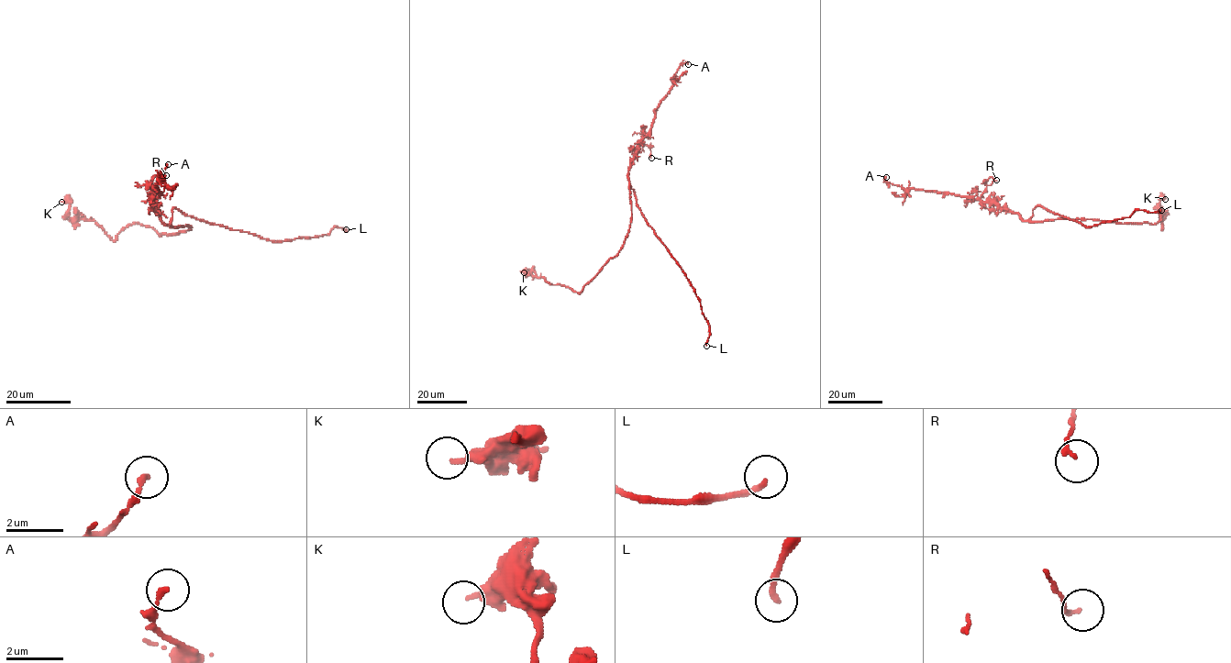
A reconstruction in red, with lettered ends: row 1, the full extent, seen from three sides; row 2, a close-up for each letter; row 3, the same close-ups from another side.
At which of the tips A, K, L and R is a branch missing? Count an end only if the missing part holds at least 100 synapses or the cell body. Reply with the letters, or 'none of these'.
L

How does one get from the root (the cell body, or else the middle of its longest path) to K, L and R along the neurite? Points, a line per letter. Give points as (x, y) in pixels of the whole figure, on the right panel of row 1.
K: (1040, 221), (1155, 224), (1159, 214), (1162, 229), (1159, 201), (1165, 199)
L: (1040, 221), (1029, 219), (1033, 209), (1038, 205), (1088, 227), (1129, 216), (1136, 209), (1148, 212), (1161, 210)
R: (1040, 221), (1023, 221), (1017, 214), (981, 199), (986, 187), (985, 182), (990, 176), (996, 180)

